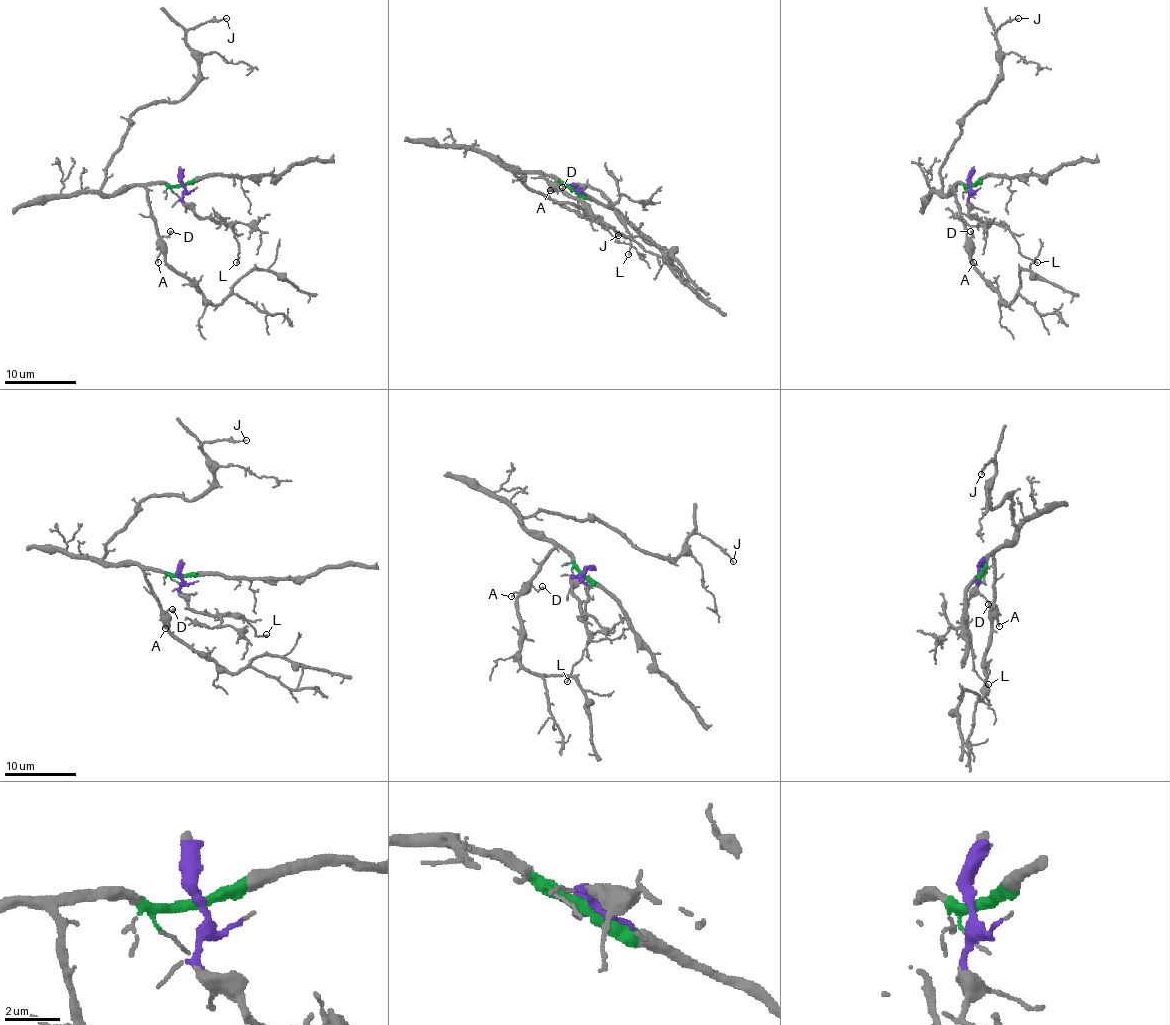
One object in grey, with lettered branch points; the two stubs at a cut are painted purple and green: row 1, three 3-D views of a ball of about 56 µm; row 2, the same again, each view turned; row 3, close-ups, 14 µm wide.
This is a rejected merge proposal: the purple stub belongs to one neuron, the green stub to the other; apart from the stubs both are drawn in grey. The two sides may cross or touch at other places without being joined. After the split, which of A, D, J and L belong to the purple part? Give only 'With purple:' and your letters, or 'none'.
With purple: L

